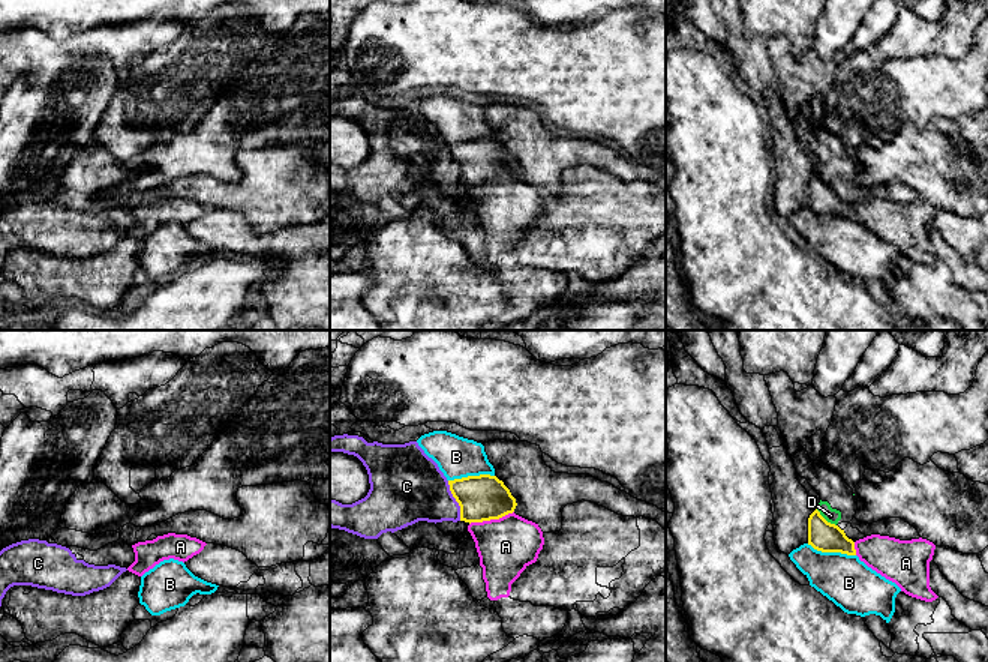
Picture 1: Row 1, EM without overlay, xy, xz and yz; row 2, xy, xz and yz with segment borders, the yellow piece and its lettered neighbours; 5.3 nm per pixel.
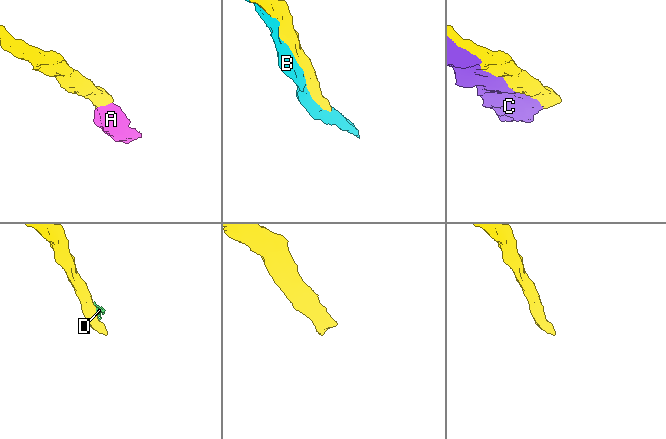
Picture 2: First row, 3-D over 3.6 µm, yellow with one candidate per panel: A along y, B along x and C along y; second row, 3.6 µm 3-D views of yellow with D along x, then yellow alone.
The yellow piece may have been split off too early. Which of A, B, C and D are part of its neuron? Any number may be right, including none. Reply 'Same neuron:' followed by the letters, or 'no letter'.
Same neuron: A

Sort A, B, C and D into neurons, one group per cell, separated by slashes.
A / B / C / D

